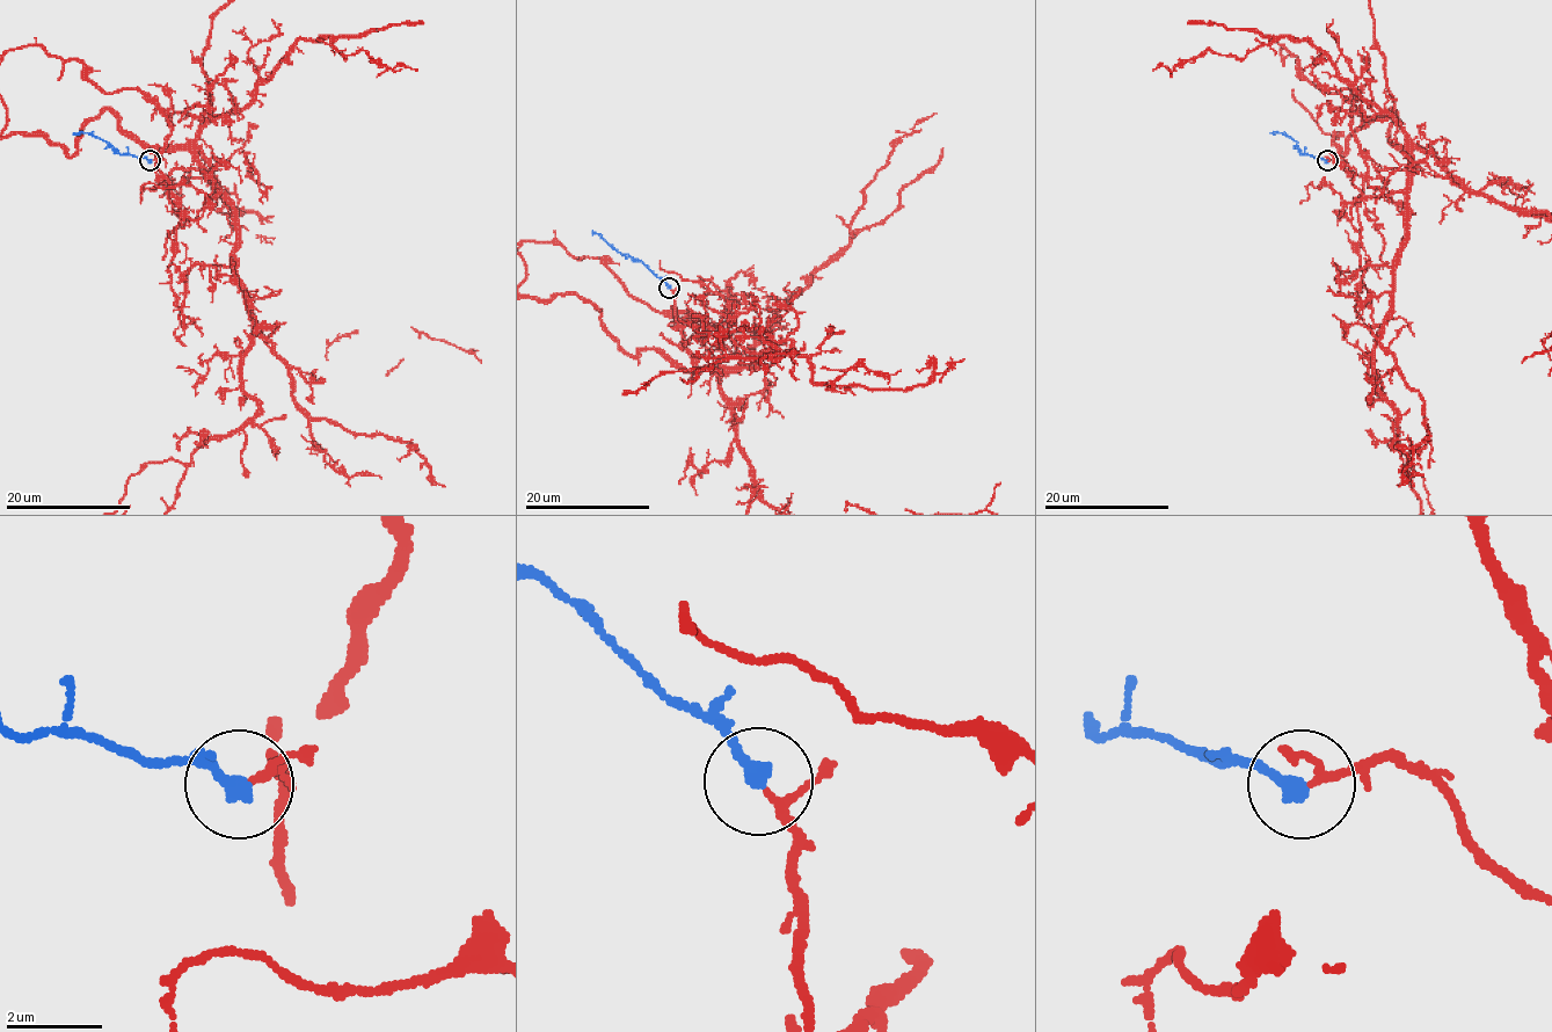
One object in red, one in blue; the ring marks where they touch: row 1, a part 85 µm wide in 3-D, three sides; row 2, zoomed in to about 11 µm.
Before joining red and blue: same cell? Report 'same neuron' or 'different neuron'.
same neuron

